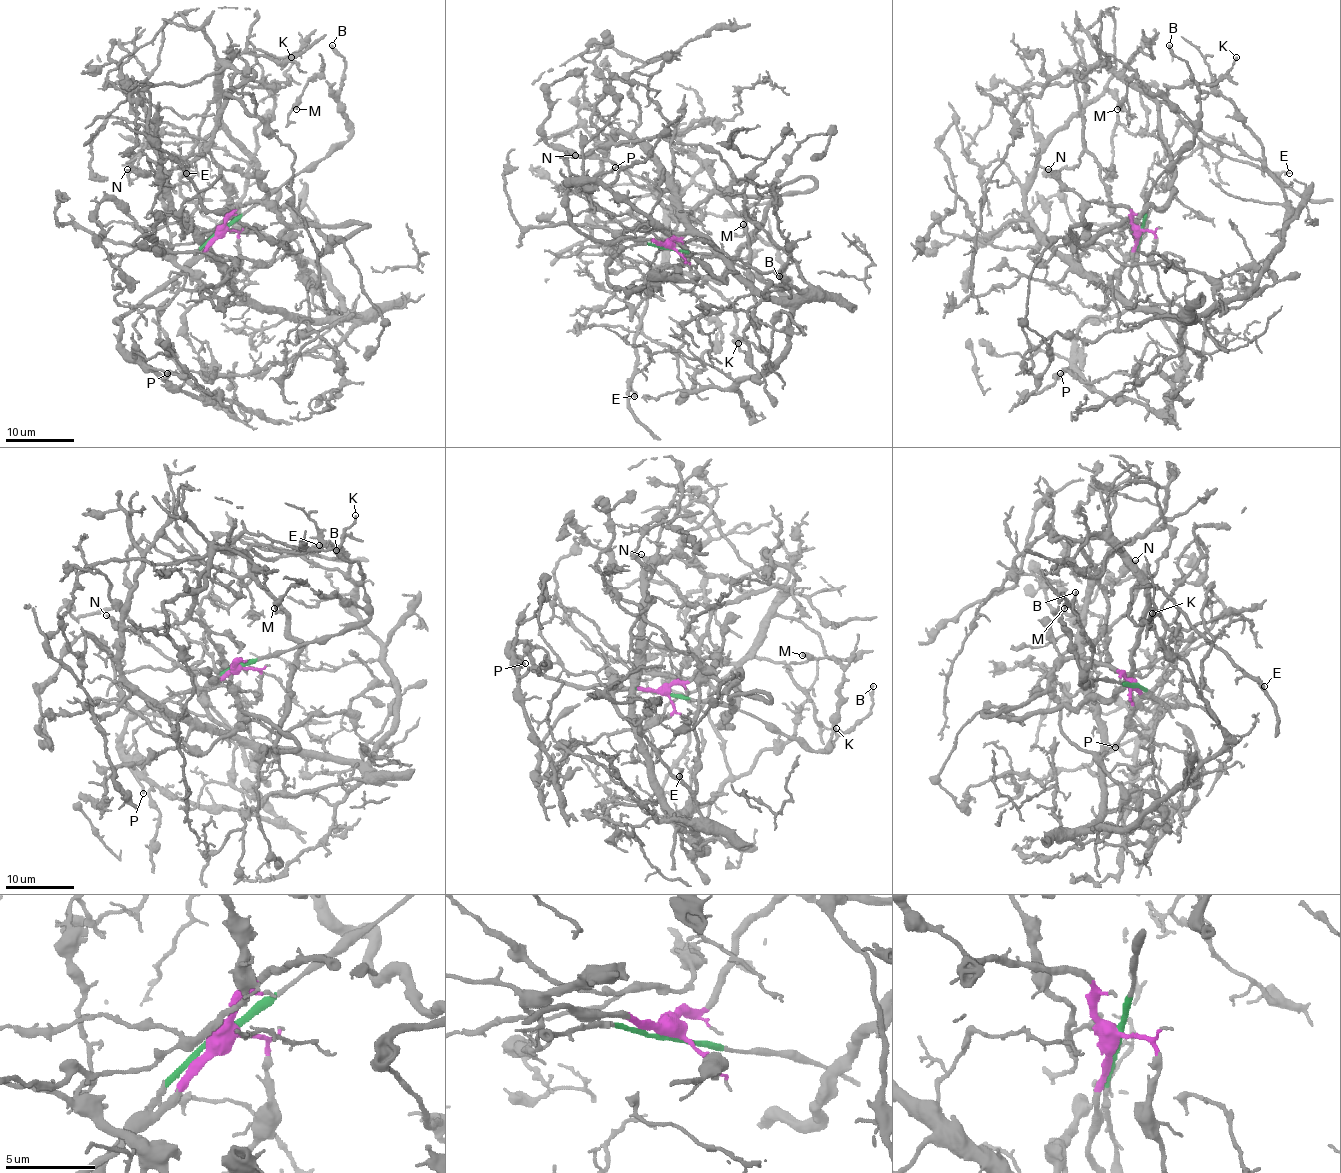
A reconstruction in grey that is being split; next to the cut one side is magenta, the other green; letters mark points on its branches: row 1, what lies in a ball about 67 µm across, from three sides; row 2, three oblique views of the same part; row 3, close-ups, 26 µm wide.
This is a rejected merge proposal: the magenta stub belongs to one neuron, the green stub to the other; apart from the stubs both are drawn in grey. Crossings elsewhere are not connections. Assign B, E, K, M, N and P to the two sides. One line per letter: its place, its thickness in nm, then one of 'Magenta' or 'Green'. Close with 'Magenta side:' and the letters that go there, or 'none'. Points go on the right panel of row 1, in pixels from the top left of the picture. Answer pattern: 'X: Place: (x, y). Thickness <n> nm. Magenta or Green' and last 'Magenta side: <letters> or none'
B: Place: (1169, 45). Thickness 240 nm. Green
E: Place: (1289, 173). Thickness 180 nm. Magenta
K: Place: (1236, 57). Thickness 170 nm. Magenta
M: Place: (1117, 109). Thickness 400 nm. Green
N: Place: (1048, 169). Thickness 300 nm. Magenta
P: Place: (1060, 373). Thickness 180 nm. Magenta
Magenta side: E, K, N, P

